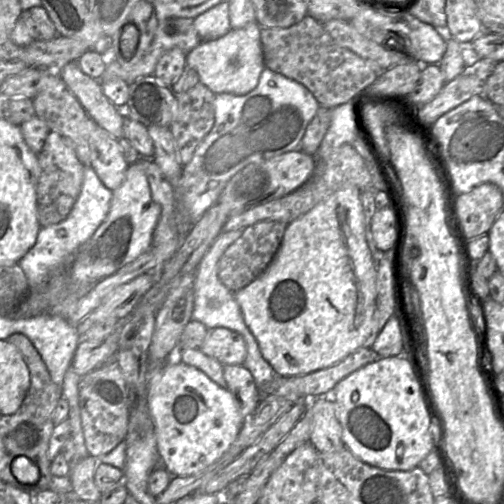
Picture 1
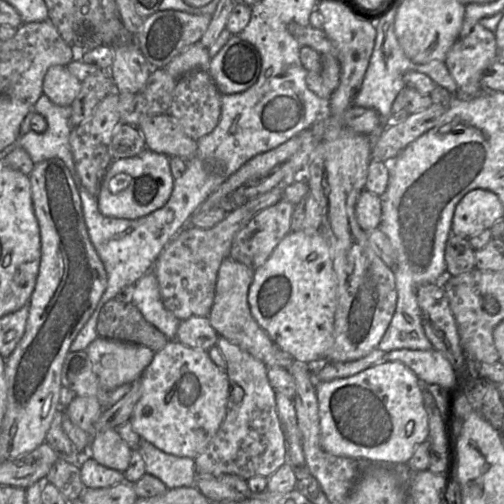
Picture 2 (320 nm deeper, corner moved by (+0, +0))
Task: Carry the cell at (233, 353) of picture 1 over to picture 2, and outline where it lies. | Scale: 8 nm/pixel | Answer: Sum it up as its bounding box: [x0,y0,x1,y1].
[176,316,219,351]

